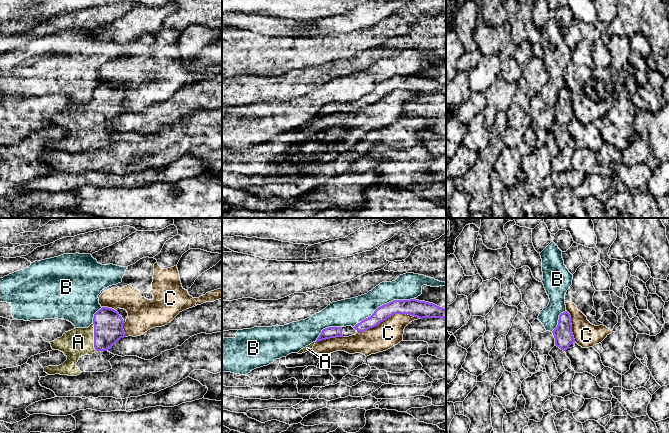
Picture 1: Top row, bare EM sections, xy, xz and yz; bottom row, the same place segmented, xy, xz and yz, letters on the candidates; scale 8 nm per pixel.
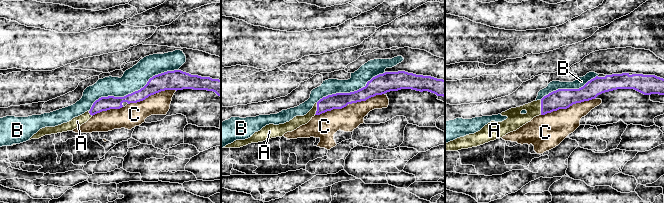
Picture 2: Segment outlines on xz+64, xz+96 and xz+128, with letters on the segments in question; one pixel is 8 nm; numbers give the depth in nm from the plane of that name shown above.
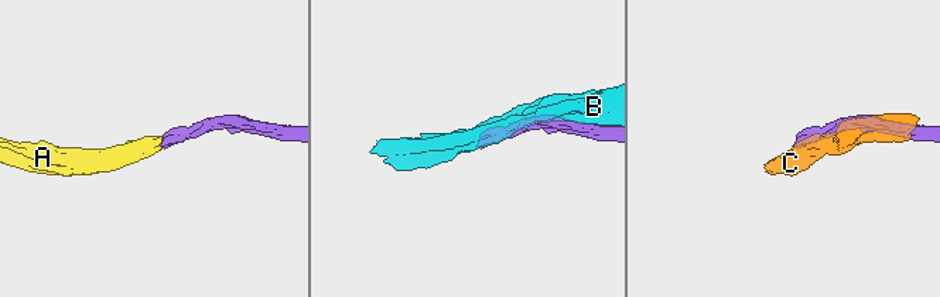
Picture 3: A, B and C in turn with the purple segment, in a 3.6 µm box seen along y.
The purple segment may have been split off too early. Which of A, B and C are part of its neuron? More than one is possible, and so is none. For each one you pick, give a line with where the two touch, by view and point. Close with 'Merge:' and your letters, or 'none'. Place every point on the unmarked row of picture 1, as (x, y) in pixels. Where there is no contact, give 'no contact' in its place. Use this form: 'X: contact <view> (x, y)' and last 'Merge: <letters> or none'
A: contact xy (94, 113)
Merge: A

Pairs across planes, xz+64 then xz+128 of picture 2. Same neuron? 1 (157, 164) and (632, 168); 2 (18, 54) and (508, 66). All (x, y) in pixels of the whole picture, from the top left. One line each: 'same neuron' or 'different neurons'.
1: different neurons
2: different neurons

